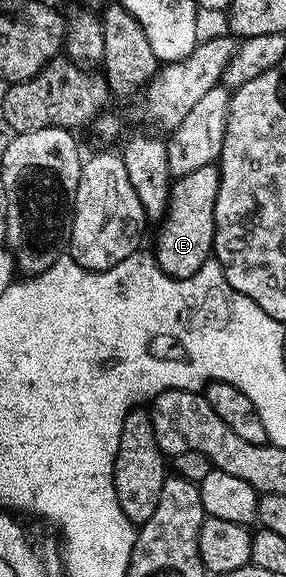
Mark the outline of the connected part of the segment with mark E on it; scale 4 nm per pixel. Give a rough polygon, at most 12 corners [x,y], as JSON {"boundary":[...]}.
{"boundary":[[221,168],[178,175],[157,231],[162,276],[213,255]]}

